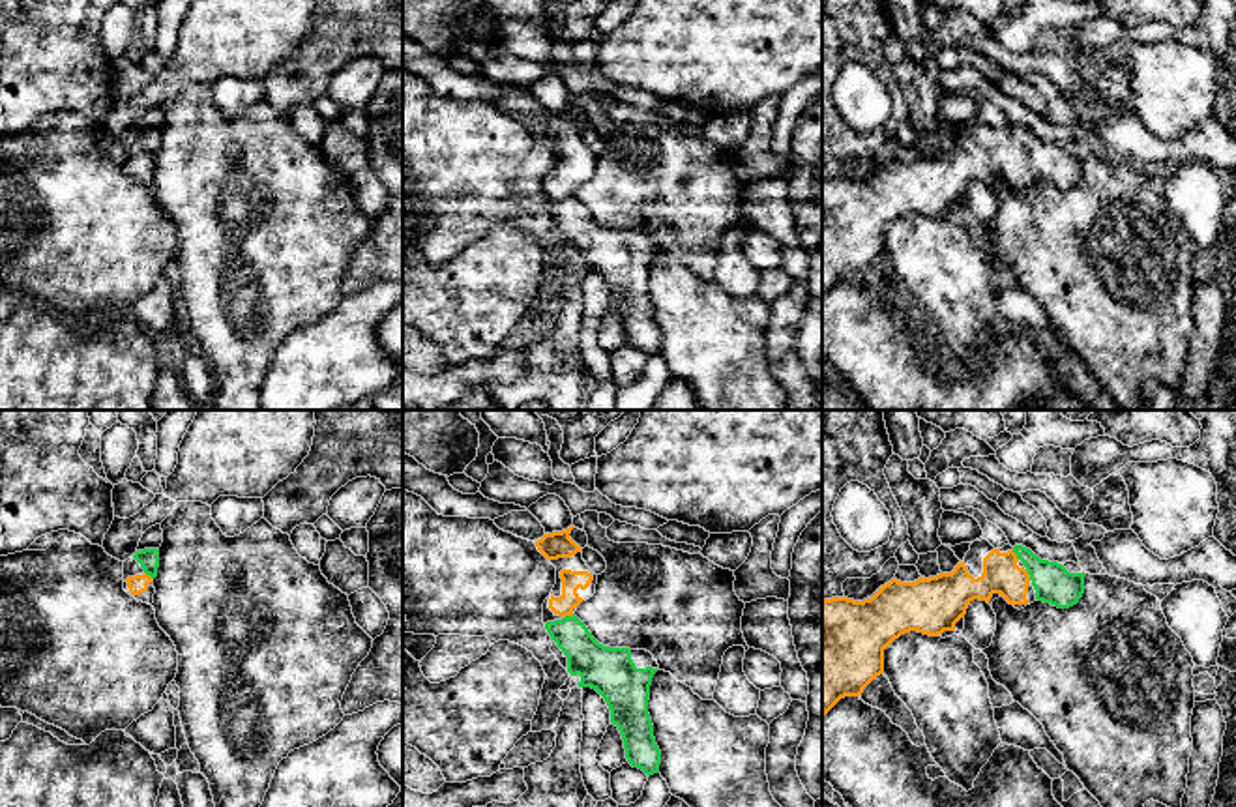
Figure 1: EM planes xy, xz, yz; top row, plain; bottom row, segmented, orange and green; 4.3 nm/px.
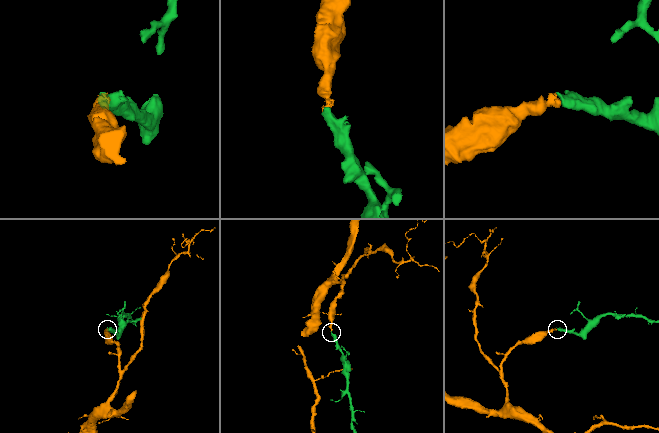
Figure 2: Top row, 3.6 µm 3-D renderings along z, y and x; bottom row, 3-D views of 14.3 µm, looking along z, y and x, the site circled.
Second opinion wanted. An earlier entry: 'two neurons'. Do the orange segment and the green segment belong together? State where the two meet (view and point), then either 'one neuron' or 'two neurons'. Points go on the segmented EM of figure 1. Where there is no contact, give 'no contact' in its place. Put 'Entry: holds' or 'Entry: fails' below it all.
yz (1015, 555) | one neuron
Entry: fails

